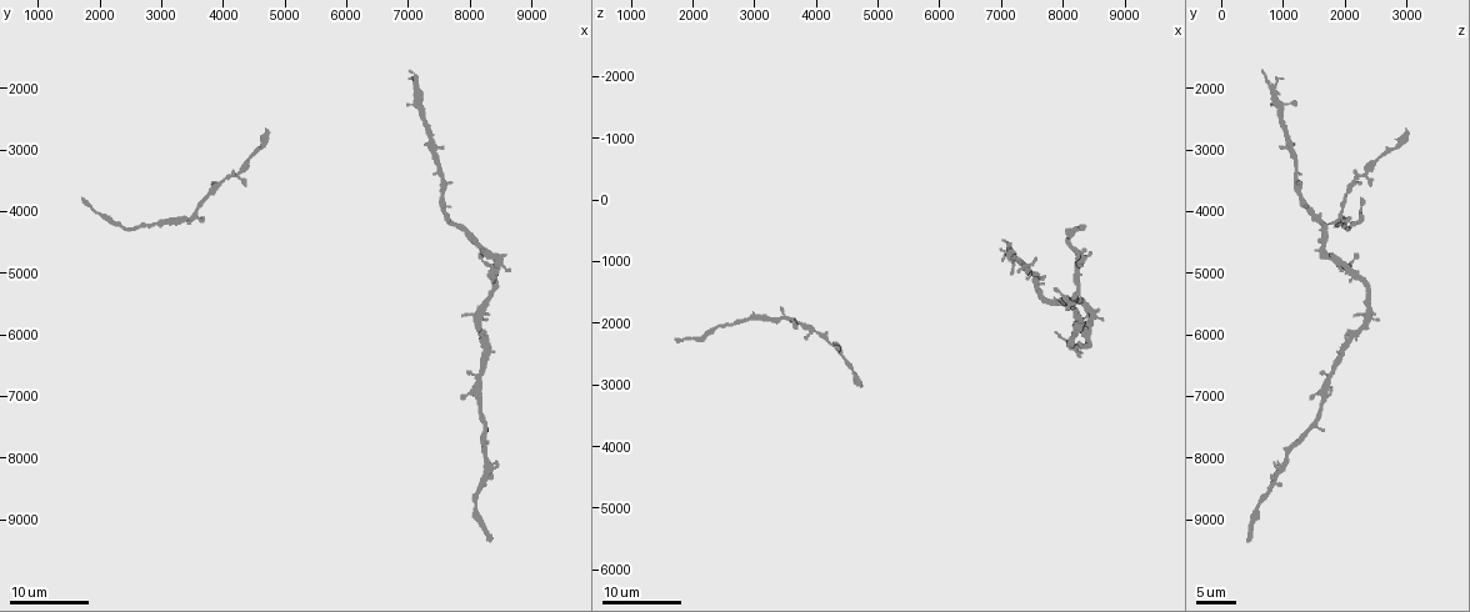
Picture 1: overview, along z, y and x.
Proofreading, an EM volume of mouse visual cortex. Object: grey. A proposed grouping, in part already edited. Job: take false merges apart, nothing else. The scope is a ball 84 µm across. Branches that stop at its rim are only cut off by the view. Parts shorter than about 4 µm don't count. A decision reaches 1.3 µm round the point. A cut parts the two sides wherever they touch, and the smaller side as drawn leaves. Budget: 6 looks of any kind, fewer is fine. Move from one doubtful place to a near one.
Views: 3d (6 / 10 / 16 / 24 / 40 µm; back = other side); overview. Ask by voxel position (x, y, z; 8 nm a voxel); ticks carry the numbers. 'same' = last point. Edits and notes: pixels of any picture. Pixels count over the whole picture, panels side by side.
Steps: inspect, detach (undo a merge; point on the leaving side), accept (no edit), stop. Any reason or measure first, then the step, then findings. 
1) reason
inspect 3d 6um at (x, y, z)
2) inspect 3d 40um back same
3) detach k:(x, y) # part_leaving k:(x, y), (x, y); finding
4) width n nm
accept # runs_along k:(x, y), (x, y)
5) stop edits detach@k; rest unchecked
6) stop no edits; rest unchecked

side arm on a straight run
inspect 3d 16um at (7400, 3050, 1100)

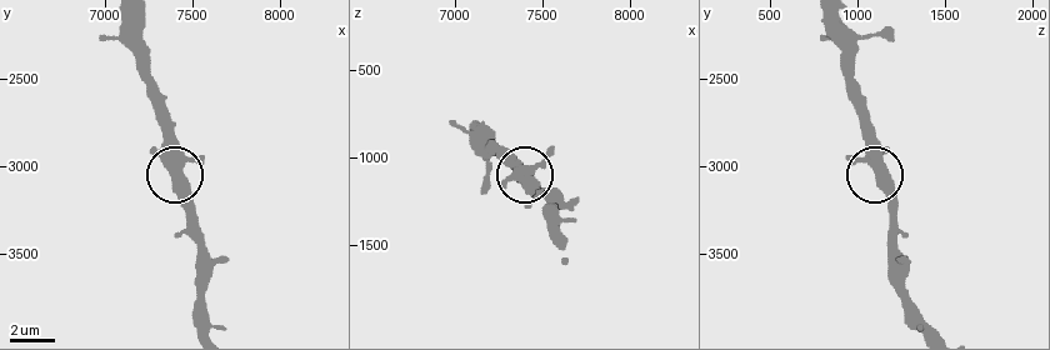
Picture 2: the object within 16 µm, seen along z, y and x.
inspect 3d 10um at (7420, 3020, 1120)

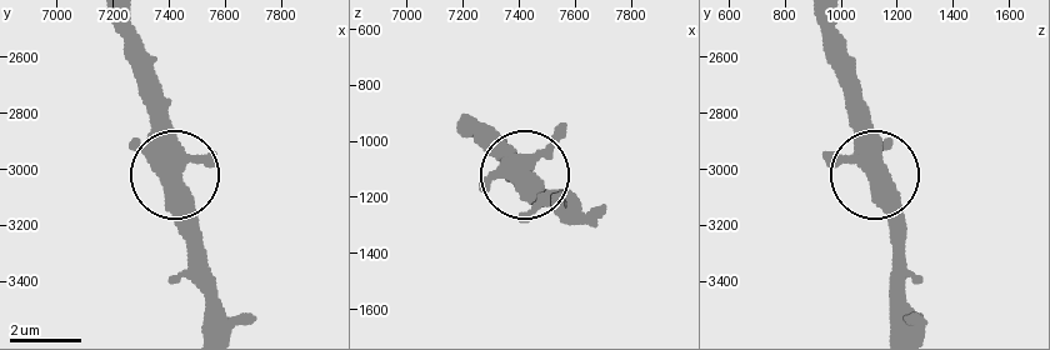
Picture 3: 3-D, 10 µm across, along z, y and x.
inspect 3d 10um back at (7430, 3030, 1110)

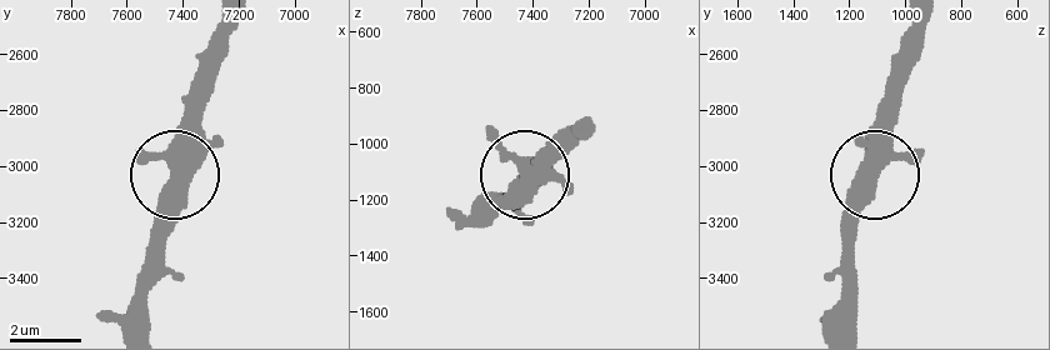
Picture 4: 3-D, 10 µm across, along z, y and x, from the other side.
width 430 nm
accept # runs_along 4:(876, 165), (873, 191), (844, 251); one cell here

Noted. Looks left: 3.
calibre changes
inspect 3d 24um at (2050, 4100, 2250)

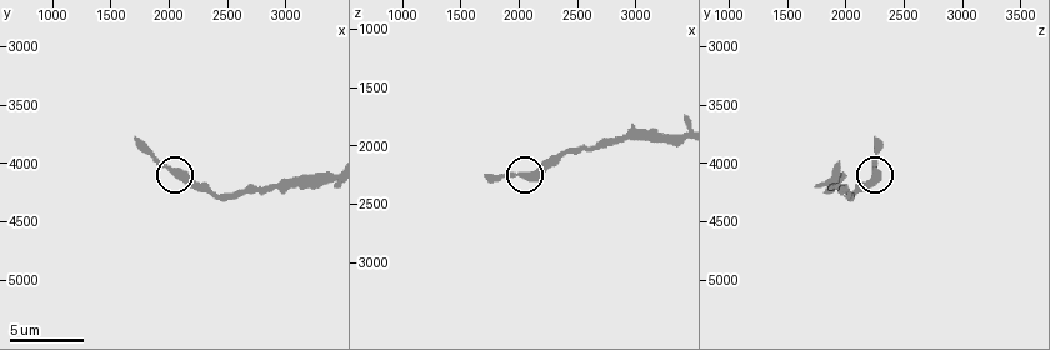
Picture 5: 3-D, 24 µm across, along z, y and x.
zoom in
inspect 3d 6um at (2060, 4100, 2240)

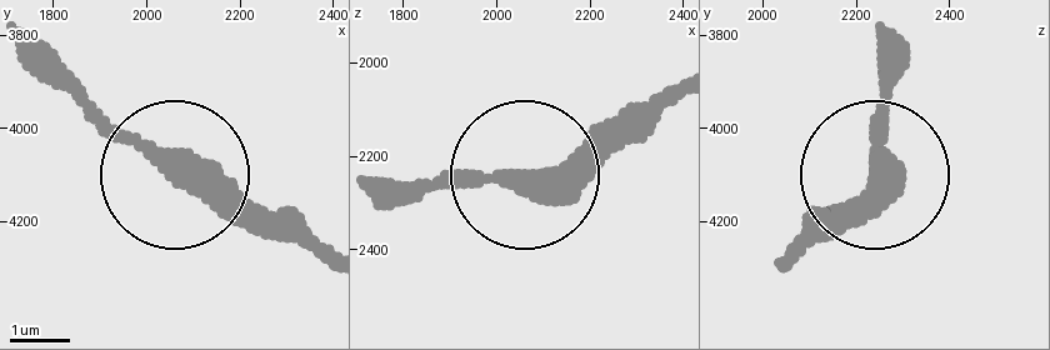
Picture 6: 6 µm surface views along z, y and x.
inspect 3d 6um back at (2050, 4070, 2255)

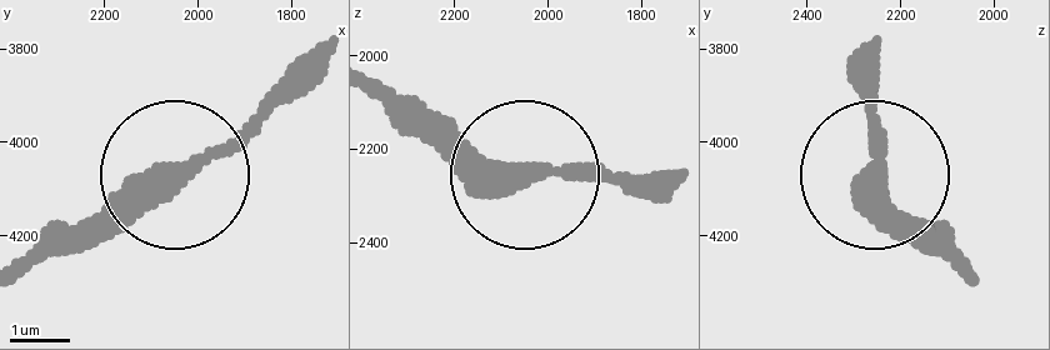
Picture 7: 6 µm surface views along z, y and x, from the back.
accept # runs_along 7:(381, 85), (486, 155), (546, 175), (645, 175); continuous, no second cell

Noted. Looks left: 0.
stop no edits; rest unchecked

